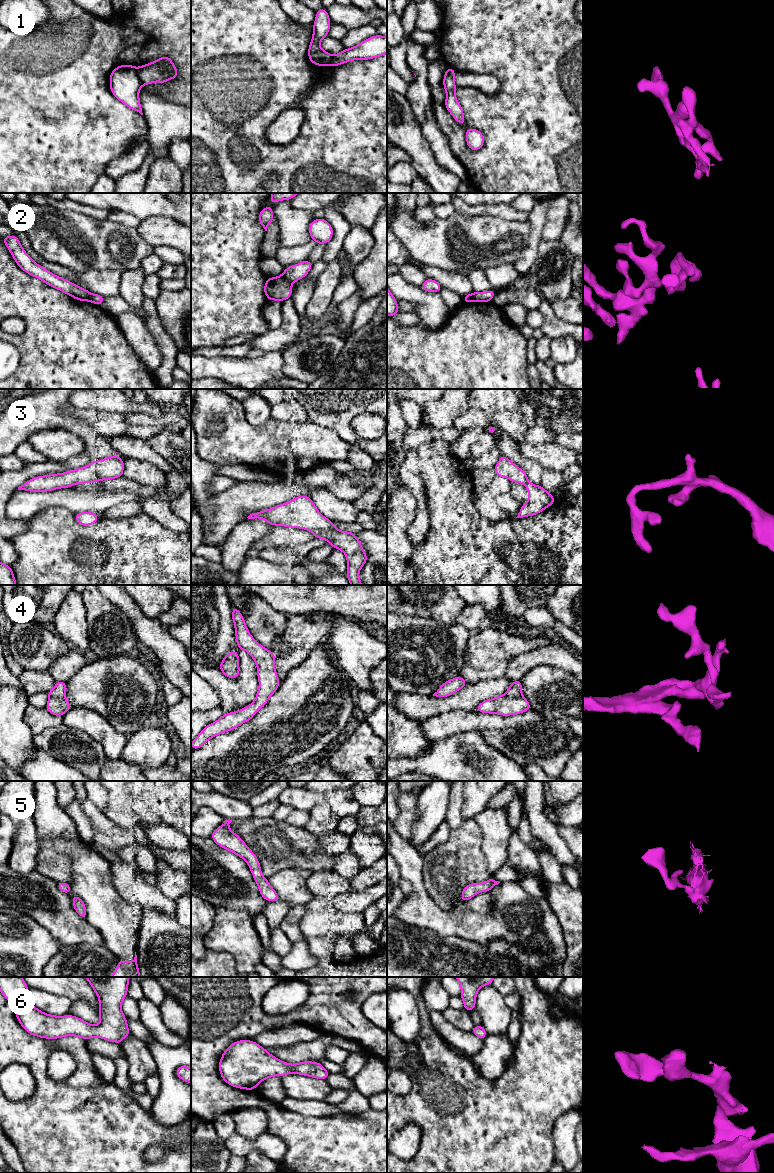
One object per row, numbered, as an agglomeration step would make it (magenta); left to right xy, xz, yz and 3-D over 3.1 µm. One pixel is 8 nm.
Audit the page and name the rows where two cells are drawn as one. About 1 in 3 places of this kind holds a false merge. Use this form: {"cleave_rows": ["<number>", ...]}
{"cleave_rows": ["1", "2"]}

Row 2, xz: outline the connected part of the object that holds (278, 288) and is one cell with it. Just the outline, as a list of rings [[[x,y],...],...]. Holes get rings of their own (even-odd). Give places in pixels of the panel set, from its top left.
[[[281,275],[269,277],[264,284],[264,294],[269,301],[283,302],[292,295],[292,285]]]

